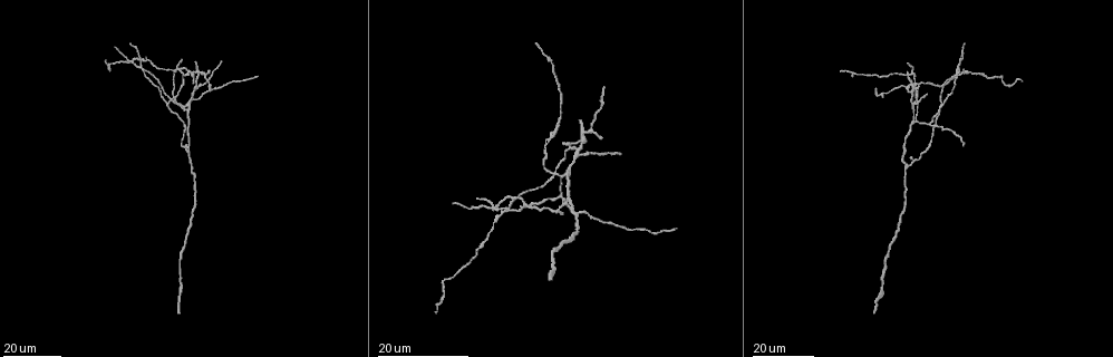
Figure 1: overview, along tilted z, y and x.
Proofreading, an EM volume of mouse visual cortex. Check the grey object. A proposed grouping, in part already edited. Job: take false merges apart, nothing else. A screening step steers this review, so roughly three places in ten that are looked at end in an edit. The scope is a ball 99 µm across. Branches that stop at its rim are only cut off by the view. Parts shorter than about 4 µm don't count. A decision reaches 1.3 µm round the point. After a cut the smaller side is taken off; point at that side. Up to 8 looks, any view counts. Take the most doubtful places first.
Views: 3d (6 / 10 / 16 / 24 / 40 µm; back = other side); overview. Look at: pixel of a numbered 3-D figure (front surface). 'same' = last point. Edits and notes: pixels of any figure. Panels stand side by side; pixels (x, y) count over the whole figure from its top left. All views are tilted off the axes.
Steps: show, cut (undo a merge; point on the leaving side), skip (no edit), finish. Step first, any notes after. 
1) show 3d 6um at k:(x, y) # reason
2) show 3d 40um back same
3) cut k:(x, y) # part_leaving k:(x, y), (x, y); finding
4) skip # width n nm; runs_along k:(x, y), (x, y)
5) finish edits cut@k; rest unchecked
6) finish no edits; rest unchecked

show 3d 24um at 1:(912, 85)

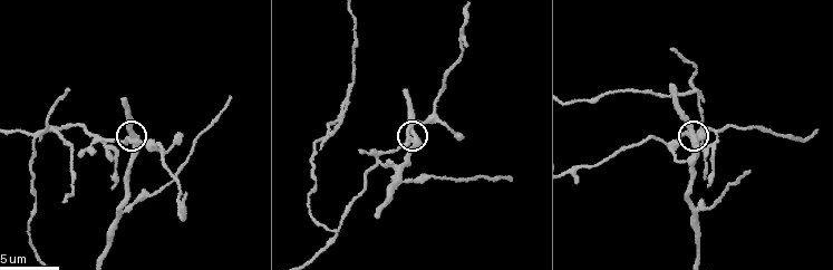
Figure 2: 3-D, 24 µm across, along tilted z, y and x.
show 3d 10um at 2:(407, 138) # zoom in

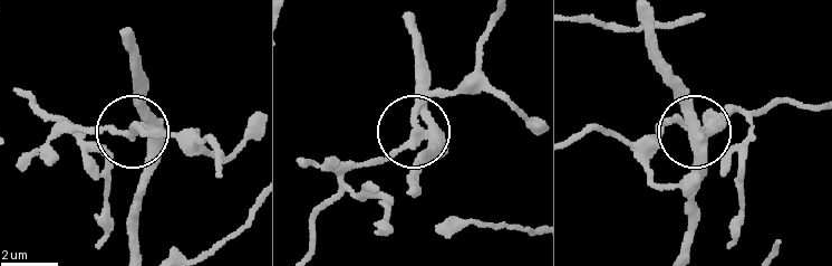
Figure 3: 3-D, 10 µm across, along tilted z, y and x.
show 3d 6um at 3:(416, 136) # closer look

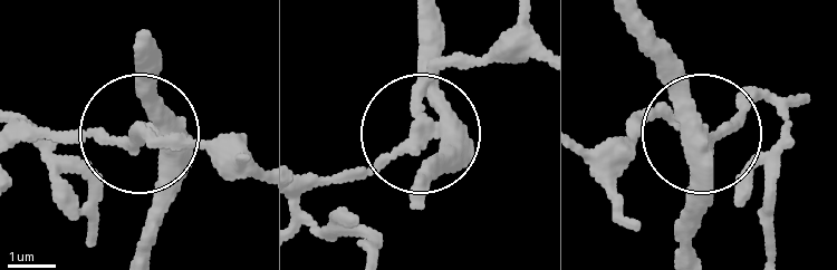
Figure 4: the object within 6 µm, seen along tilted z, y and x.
cut 4:(184, 144) # arms 4; part_leaving 4:(435, 134), (330, 175), (299, 203); two neurons meet here

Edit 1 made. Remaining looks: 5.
show 3d 16um at 1:(495, 206) # a fork

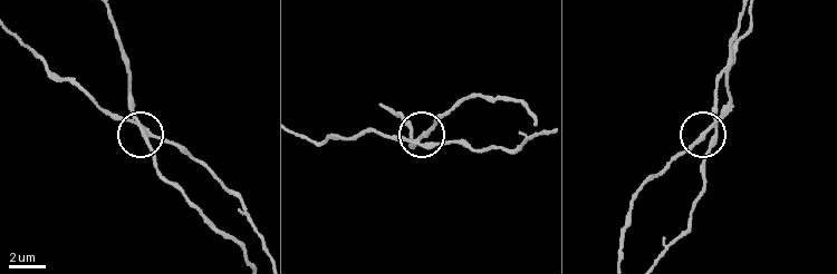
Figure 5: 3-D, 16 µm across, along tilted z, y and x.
show 3d 10um at 5:(425, 135) # closer look

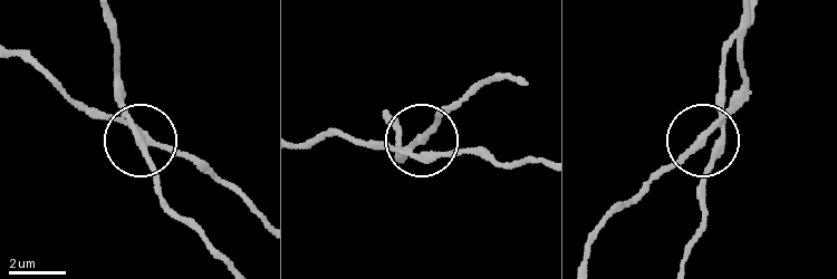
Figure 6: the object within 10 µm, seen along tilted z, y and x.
skip # width 200 nm; runs_along 6:(682, 261), (702, 222), (723, 64); all the same neuron

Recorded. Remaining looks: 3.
show 3d 16um at 1:(905, 164) # three arms meet

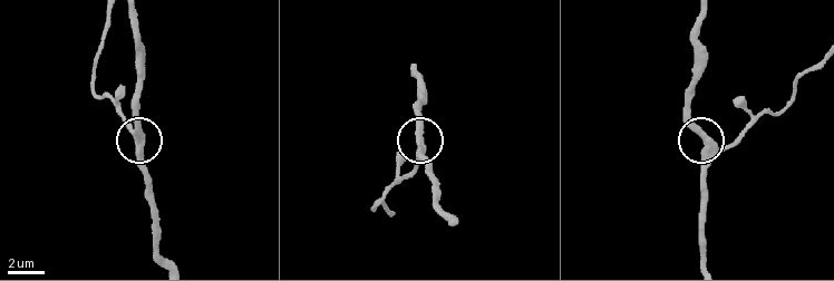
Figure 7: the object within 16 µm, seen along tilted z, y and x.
show 3d 10um at 7:(137, 146)

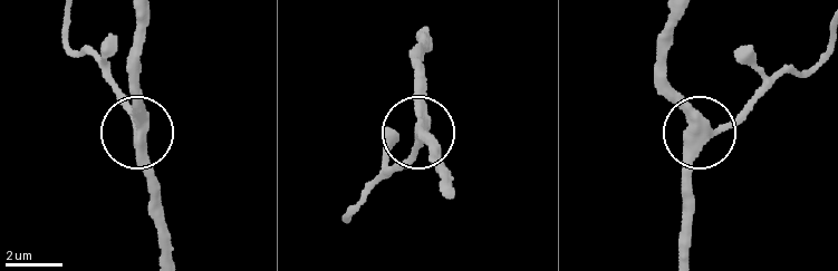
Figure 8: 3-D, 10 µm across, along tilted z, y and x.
skip # runs_along 8:(140, 15), (140, 134), (104, 61); continuous, no second neuron

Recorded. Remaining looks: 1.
show 3d 16um at 2:(398, 178) # side arm on a straight run

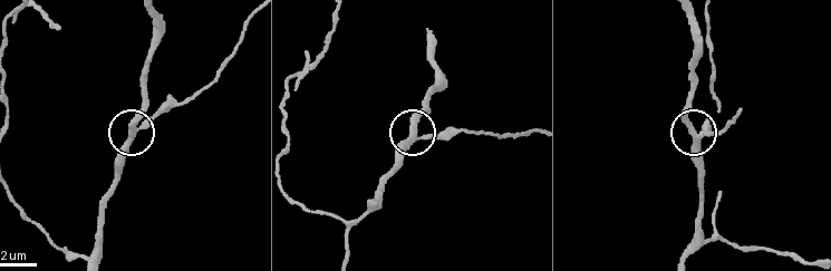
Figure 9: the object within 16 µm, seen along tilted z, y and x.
skip # arms 3; runs_along 9:(98, 251), (103, 200), (143, 89); one neuron here

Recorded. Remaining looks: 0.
finish edits cut@4; rest unchecked

